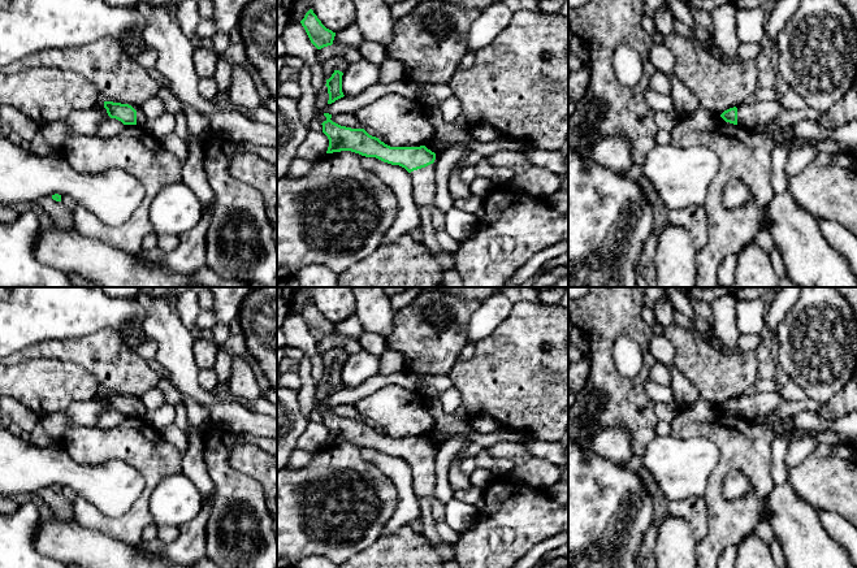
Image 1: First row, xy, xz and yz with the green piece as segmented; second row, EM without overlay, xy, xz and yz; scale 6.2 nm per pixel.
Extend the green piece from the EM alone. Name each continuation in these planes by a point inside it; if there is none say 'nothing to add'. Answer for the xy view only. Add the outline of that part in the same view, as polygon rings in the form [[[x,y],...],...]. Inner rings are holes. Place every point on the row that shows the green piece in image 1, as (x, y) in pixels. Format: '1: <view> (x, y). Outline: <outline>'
1: xy (141, 117). Outline: [[[131,105],[131,107],[137,110],[137,125],[143,126],[143,123],[148,120],[144,112],[138,105]]]

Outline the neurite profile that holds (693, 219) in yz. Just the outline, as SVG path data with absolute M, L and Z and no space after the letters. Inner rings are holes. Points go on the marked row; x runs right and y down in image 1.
M691 205L684 209L671 209L668 222L684 227L693 239L697 251L702 250L707 240L707 218L704 205Z

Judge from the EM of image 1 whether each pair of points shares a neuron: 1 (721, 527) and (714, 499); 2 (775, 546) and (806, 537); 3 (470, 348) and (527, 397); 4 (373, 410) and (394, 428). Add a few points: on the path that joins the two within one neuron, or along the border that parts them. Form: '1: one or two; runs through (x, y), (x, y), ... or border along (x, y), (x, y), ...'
1: one; runs through (721, 520), (721, 512), (717, 506)
2: two; border along (775, 536), (784, 554)
3: two; border along (476, 345), (476, 350), (470, 358), (458, 361)
4: one; runs through (379, 412), (389, 423)

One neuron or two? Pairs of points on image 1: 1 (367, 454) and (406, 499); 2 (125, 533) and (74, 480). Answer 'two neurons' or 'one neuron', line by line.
1: one neuron
2: two neurons

